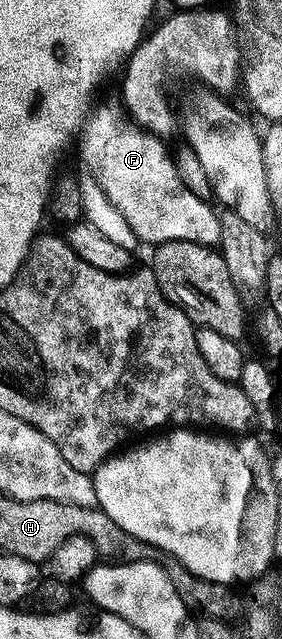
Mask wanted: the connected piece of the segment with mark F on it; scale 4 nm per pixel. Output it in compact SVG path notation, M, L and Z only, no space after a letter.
M119 105L94 108L78 144L84 165L91 170L88 171L90 178L95 179L105 196L125 217L140 244L196 243L218 248L222 241L222 225L212 204L201 197L193 197L193 193L185 189L172 152L167 152L164 142L128 119L126 110Z

